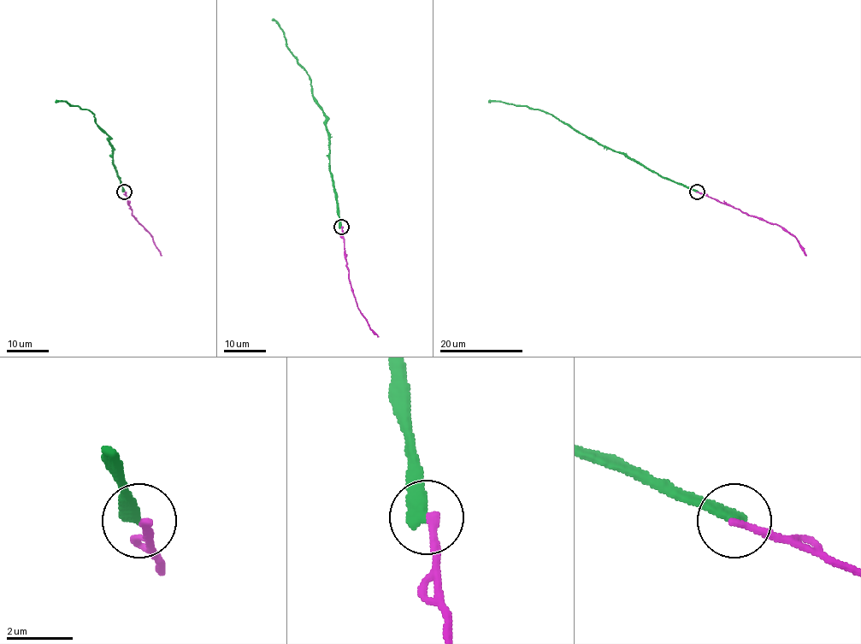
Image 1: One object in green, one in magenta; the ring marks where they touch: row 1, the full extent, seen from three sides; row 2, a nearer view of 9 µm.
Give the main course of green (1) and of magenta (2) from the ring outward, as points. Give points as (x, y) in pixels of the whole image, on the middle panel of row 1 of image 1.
1: (341, 227), (330, 170), (326, 115), (312, 94), (306, 70), (287, 46), (283, 30), (271, 20)
2: (341, 227), (349, 279), (357, 307), (378, 336)

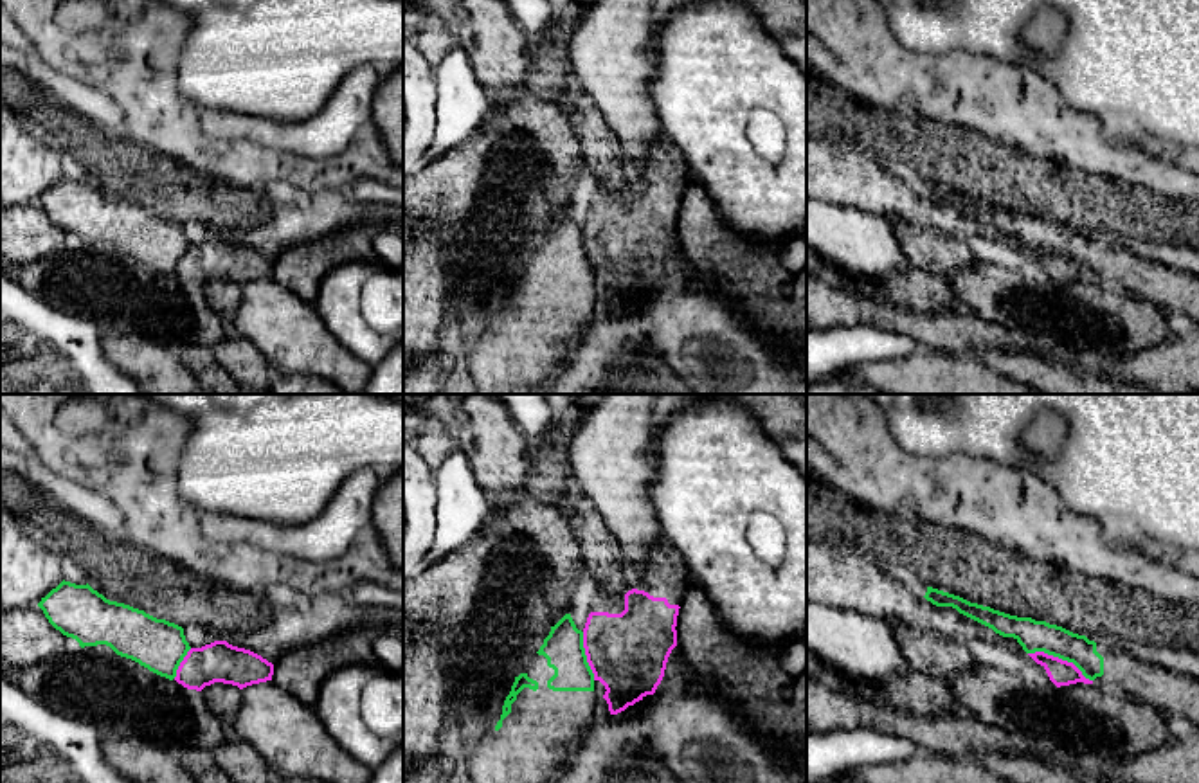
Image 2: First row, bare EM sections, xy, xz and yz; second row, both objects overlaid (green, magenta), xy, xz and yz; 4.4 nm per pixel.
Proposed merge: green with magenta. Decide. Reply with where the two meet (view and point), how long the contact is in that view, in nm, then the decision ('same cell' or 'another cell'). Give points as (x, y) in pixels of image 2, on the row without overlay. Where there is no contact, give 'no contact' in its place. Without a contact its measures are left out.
meets green in yz at (1061, 254); contact 320 nm long; another cell

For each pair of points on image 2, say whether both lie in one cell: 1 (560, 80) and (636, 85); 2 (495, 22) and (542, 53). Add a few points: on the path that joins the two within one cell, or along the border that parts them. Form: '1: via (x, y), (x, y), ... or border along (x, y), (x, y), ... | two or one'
1: border along (562, 45), (580, 87) | two
2: border along (530, 42), (531, 69) | two

